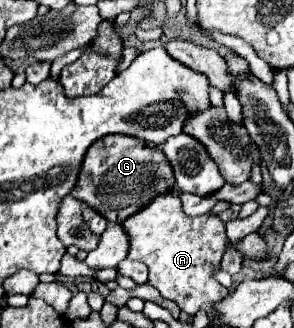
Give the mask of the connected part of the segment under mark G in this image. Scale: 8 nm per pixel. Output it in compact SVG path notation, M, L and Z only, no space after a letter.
M104 136L90 146L90 152L86 152L78 188L74 188L72 196L92 208L98 208L98 212L102 212L108 222L118 224L146 208L154 198L170 194L172 188L172 164L164 152L158 150L158 146L150 146L148 142L134 136Z

